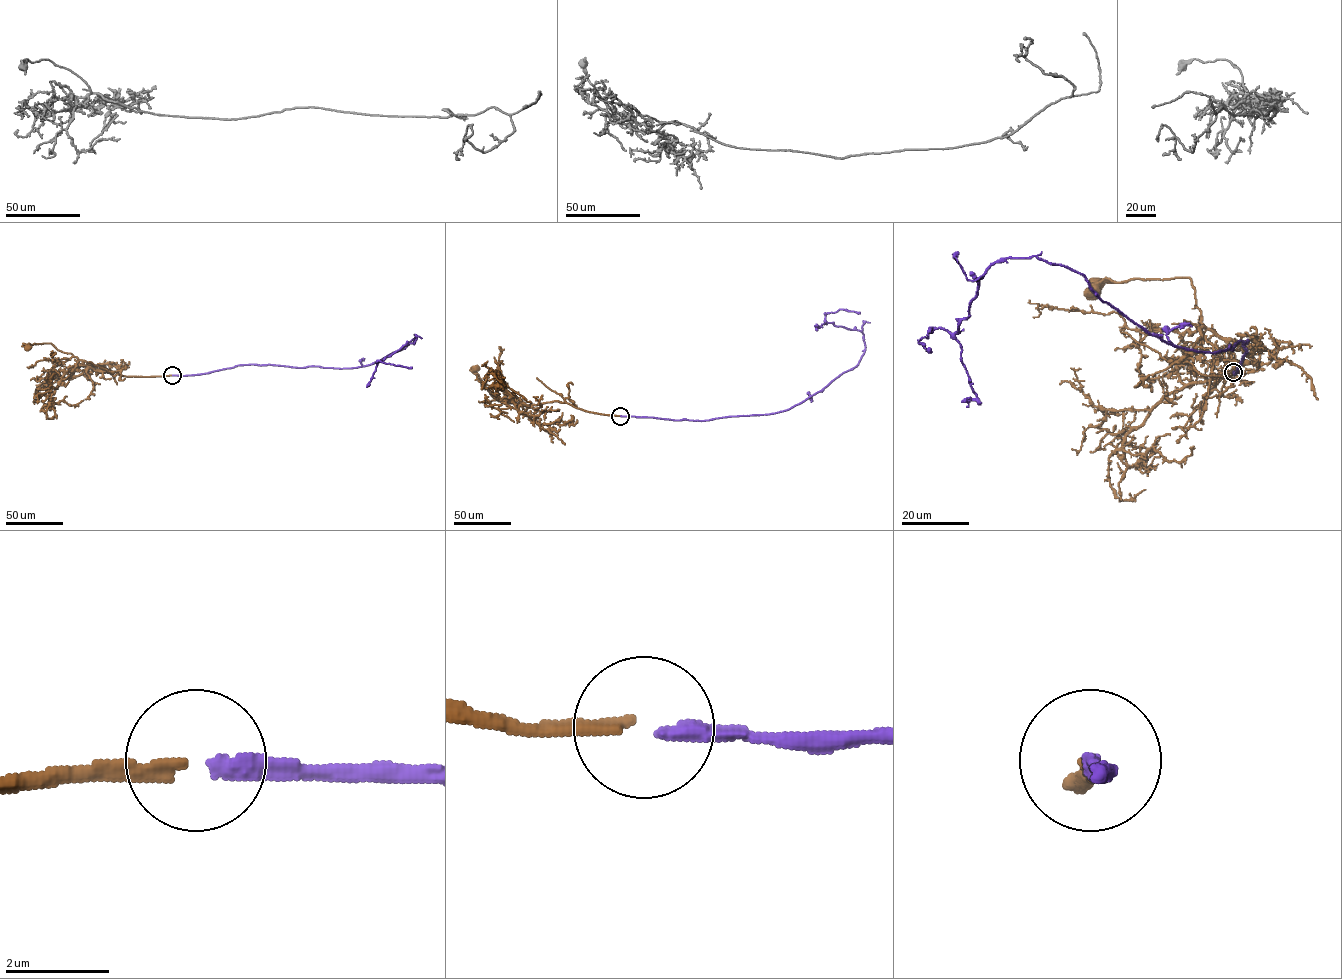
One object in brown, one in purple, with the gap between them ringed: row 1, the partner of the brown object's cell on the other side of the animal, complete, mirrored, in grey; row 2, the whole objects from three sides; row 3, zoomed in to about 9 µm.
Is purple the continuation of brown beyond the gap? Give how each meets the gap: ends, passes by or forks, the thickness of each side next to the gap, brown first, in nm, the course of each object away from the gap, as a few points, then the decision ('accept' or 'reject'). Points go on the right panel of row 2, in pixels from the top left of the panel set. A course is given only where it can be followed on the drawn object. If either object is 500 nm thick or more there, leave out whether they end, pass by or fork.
brown ends there; purple ends there; 240 nm thick on the brown side, 320 nm on the other; brown runs (1234, 372), (1206, 375), (1194, 369), (1194, 375), (1188, 353), (1204, 326), (1188, 278), (1097, 282), (1091, 291); purple runs (1234, 372), (1248, 341), (1173, 346), (1035, 256), (991, 265), (957, 331), (919, 340), (930, 348); accept

